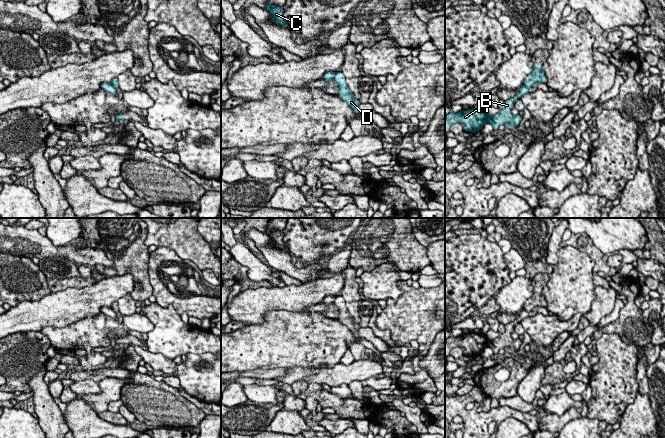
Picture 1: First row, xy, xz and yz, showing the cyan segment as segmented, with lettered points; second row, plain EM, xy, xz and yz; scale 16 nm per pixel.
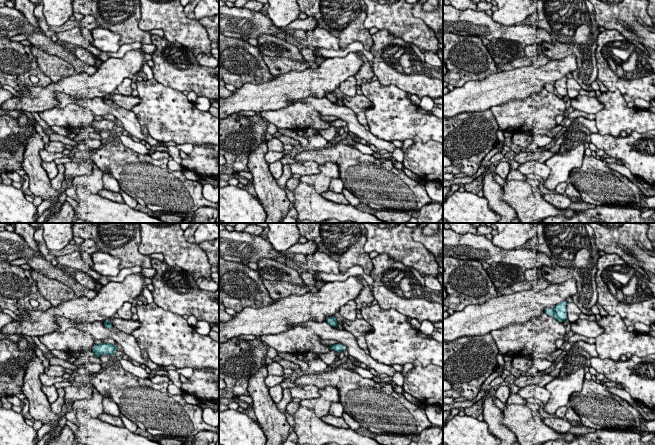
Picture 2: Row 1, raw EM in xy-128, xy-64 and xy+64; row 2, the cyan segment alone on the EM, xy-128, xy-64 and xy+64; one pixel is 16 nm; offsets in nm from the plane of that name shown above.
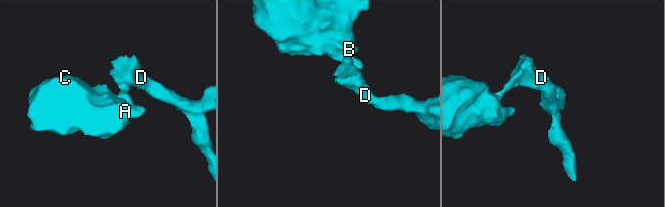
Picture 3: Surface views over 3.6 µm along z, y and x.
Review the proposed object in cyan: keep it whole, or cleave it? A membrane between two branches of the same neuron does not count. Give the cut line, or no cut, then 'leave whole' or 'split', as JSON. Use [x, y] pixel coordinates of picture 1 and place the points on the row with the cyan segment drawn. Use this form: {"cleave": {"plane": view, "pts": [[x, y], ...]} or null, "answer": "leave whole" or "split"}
{"cleave": {"plane": "xz", "pts": [[336, 72], [333, 80]]}, "answer": "split"}

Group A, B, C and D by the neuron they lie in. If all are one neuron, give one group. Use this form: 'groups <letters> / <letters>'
groups A B C / D

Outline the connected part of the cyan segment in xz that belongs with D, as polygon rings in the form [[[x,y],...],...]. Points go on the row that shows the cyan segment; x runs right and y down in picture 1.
[[[336,72],[334,80],[338,84],[338,97],[345,101],[352,109],[357,110],[360,102],[354,97],[353,93],[350,91],[345,76],[342,72]]]

